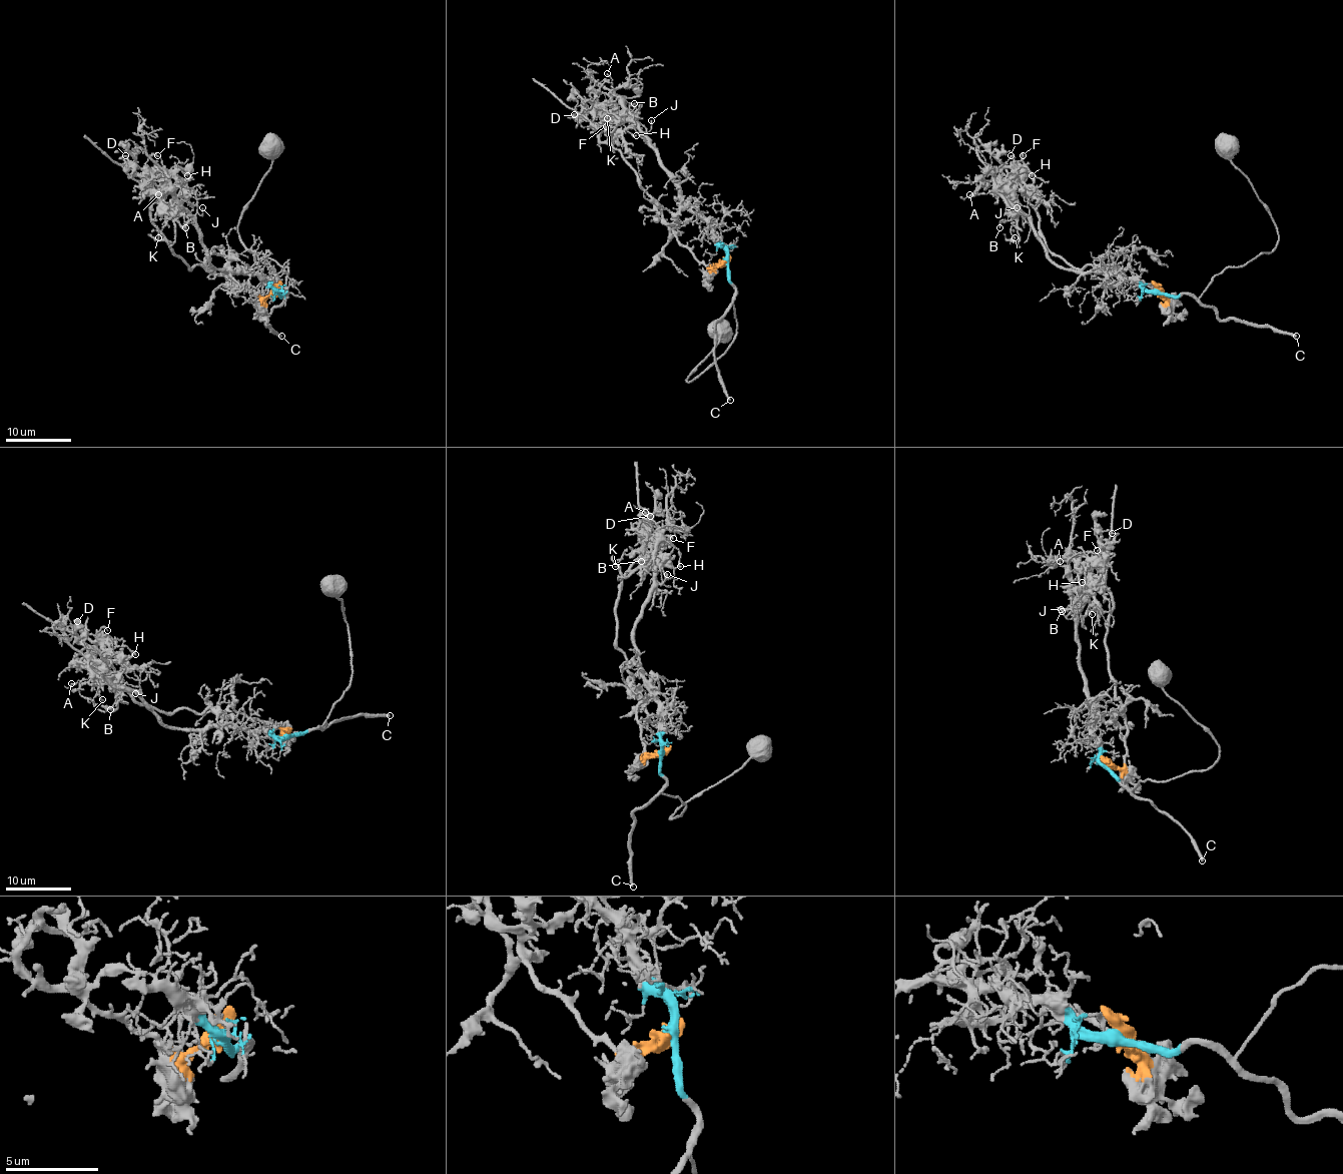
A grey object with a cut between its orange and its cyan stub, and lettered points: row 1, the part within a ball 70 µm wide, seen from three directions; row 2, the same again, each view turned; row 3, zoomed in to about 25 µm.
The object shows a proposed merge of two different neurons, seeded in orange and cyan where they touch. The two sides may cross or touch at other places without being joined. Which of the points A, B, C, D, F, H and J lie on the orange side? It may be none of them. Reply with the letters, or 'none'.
D, F, H

